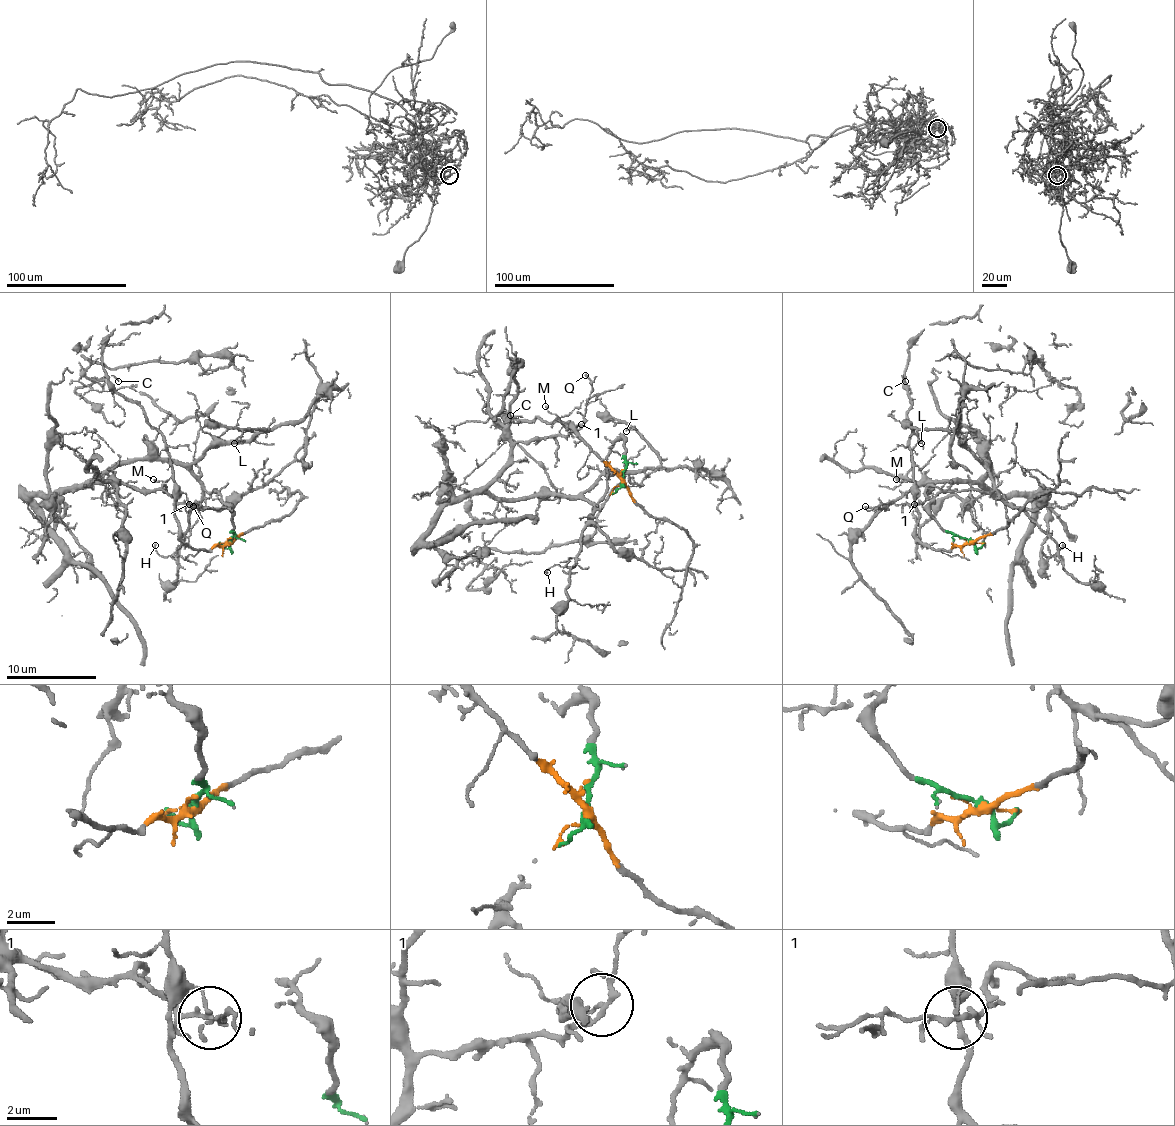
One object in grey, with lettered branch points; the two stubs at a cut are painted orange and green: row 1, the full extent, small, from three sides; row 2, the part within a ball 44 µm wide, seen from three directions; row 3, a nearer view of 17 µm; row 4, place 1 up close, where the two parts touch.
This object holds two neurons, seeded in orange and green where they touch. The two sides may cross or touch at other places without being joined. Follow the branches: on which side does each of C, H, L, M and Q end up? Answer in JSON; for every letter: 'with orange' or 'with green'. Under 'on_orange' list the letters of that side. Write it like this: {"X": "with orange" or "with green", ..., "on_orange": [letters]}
{"C": "with orange", "H": "with green", "L": "with green", "M": "with orange", "Q": "with green", "on_orange": ["C", "M"]}

